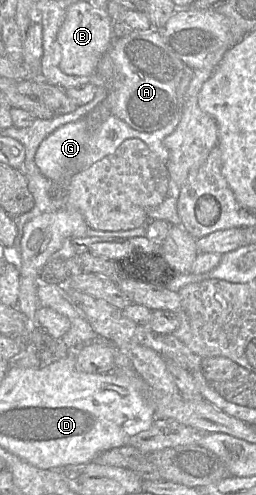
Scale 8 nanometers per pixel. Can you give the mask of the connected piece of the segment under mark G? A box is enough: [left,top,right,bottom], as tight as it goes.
[35,65,194,180]

